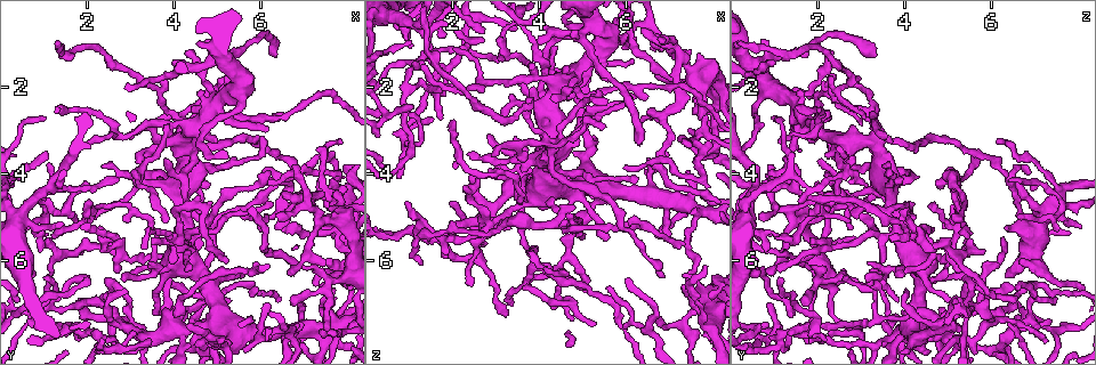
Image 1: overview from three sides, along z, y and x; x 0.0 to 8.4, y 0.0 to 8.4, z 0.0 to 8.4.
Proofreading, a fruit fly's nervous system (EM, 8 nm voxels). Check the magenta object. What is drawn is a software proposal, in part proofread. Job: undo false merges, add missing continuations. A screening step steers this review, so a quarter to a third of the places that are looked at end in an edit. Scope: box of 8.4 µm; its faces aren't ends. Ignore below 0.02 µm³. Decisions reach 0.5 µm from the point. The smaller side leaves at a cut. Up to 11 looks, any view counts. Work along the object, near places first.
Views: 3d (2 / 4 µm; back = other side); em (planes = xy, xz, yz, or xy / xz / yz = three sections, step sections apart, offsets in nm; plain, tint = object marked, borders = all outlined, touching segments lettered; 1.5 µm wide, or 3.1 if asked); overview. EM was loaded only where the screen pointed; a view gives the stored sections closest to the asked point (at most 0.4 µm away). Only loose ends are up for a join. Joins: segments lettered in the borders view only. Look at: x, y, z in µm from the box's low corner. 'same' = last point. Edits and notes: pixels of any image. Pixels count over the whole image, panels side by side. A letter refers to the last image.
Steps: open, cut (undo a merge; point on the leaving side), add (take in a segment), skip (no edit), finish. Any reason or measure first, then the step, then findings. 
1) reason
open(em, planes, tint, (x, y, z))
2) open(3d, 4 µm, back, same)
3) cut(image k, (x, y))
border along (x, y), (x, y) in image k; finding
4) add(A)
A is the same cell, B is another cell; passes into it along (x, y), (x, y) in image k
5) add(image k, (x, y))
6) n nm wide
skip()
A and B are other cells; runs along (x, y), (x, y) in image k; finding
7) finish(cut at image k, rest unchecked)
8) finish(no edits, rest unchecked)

sudden change in width
open(em, xz, step 8, tint, (5.15, 7.95, 3.40))

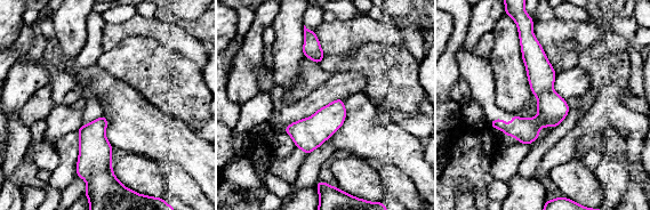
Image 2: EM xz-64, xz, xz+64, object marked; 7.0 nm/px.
open(em, xy, step 8, borders, same)

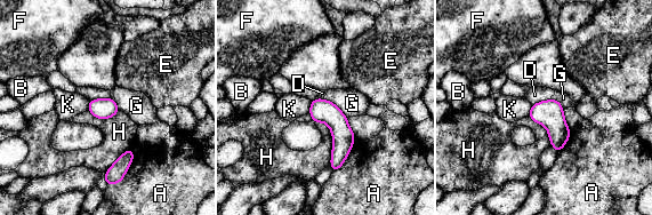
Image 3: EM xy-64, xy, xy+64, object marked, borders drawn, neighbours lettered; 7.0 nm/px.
160 nm wide
skip()
A, B, D, E, F, G, H and K are other cells; border along (312, 101), (308, 112) in image 3; continuous, no second neuron

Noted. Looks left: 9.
open(em, xy, step 8, borders, (7.80, 7.20, 3.65))

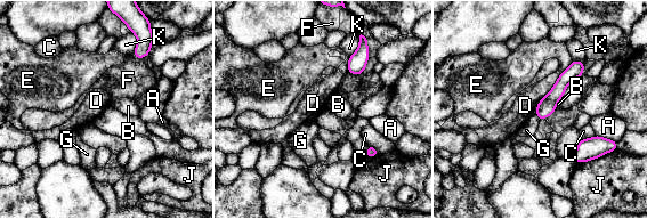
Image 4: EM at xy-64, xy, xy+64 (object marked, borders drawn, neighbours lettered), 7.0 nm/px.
open(em, planes, borders, same)

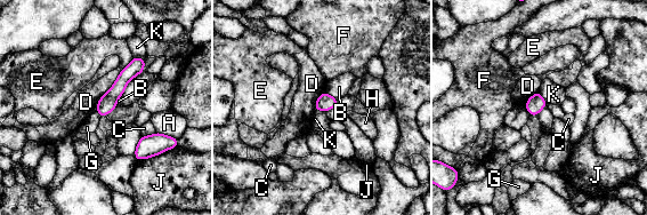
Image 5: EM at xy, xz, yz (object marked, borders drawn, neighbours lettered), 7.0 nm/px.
skip()
A, B, C, D, E, F, G, H, J and K are other cells; border along (132, 56), (144, 58) in image 5; none of them fits

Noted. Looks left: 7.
four-way junction
open(em, 3.1 µm, yz, step 8, tint, (7.85, 6.45, 2.10))

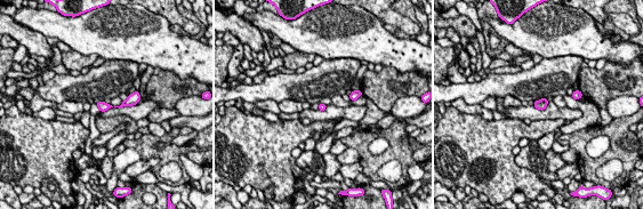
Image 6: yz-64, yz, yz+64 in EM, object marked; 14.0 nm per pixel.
cut it another way
open(em, 3.1 µm, planes, tint, same)

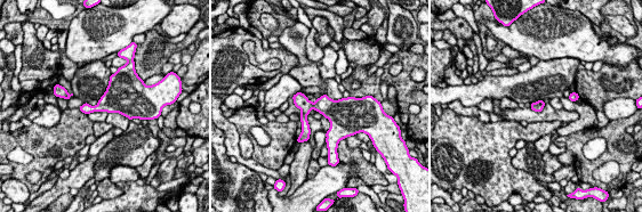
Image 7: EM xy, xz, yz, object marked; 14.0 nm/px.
open(em, 3.1 µm, planes, borders, same)

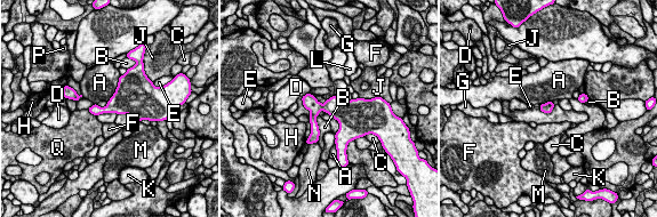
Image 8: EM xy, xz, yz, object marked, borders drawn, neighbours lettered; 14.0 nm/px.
A touches over 440 nm
skip()
A, B, C, D, E, F, G, H, J, K, L, M, N, P and Q are other cells; continuous, no second neuron

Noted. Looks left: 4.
branch stops here
open(em, yz, step 8, borders, (1.75, 5.15, 2.70))

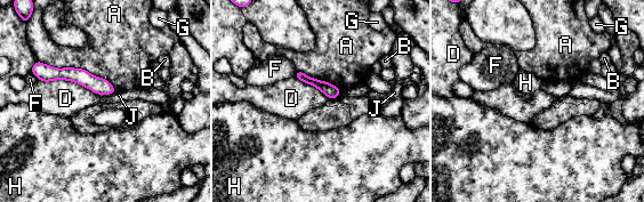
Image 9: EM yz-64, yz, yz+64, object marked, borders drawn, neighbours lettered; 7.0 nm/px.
cut it another way
open(em, xy, step 8, borders, same)

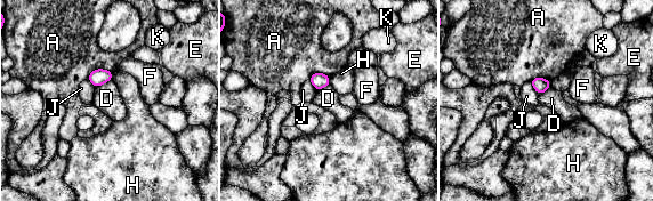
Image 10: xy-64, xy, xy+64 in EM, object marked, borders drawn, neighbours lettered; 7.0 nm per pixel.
110 nm wide
skip()
A, D, E, F, H, J and K are other cells; border along (111, 79), (95, 88) in image 10; no lettered segment goes on from it

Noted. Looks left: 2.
sharp bend
open(em, planes, tint, (0.85, 7.40, 3.20))

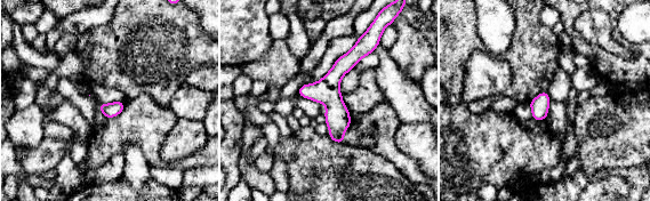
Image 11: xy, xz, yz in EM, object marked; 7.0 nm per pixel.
see the neighbours
open(em, planes, borders, same)

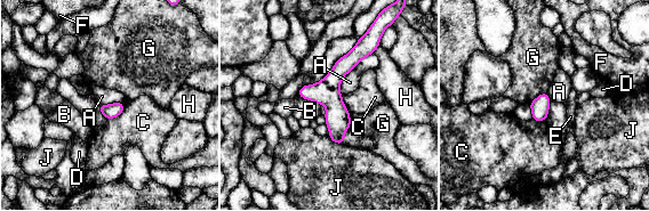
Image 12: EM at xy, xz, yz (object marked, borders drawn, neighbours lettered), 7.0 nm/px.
100 nm wide
skip()
A, B, C, D, E, F, G, H and J are other cells; border along (373, 53), (342, 79), (341, 94) in image 12; all the same neuron

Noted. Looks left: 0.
finish(no edits, rest unchecked)

